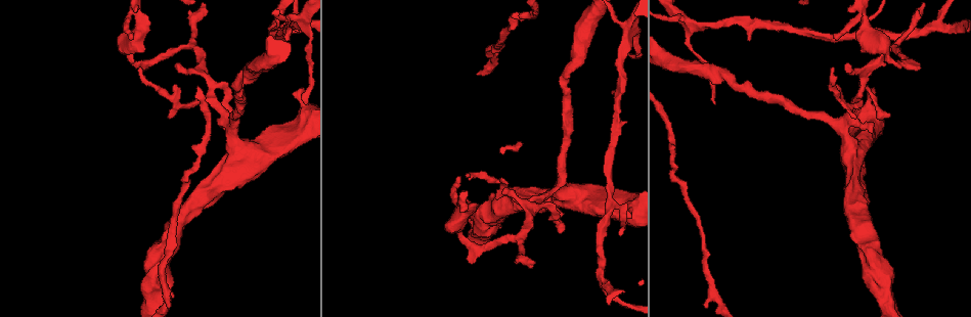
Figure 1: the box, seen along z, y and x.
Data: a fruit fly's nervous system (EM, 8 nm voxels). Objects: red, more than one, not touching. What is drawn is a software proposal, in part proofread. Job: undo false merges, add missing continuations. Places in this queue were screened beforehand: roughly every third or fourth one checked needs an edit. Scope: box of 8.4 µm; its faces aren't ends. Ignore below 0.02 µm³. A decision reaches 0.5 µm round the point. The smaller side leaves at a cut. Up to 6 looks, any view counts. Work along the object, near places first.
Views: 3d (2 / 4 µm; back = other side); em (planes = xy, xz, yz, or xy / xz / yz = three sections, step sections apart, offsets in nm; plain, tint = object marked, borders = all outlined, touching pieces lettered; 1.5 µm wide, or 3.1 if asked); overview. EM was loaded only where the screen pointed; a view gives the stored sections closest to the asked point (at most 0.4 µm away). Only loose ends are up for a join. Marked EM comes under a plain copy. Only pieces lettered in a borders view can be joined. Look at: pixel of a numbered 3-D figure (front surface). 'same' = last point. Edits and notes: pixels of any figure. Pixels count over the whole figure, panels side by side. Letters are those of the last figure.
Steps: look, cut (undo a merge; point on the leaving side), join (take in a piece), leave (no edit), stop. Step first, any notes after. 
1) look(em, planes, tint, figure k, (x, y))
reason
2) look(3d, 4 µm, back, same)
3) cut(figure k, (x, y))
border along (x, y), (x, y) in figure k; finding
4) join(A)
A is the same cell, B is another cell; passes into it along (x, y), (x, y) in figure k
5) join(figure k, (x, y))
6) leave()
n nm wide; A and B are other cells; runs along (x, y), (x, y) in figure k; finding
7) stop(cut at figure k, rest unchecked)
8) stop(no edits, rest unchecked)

look(3d, 2 µm, figure 1, (193, 47))
abrupt turn

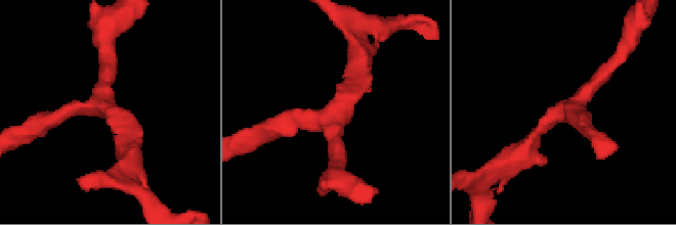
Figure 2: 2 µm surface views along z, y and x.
look(em, yz, step 4, tint, figure 2, (331, 124))
3 arms

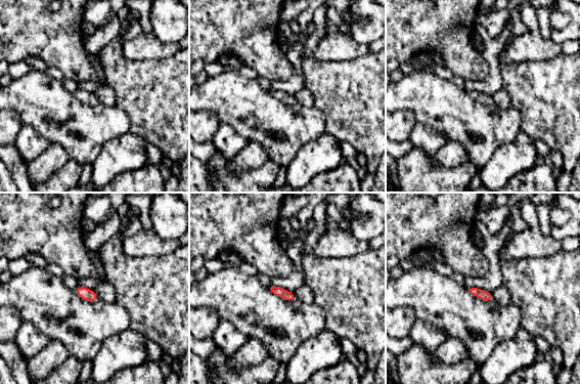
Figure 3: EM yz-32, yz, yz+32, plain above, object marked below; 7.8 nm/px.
look(em, planes, borders, same)
cut it another way

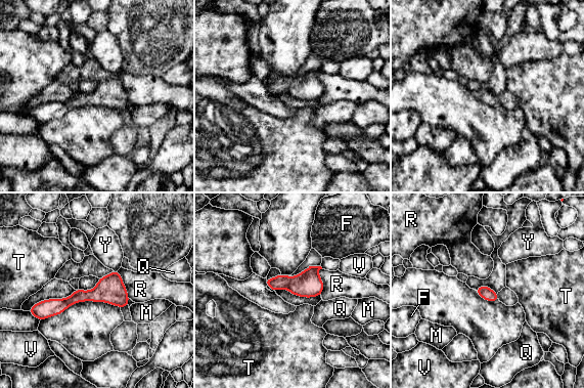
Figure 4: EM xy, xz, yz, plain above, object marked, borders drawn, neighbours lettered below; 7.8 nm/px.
leave()
100 nm wide; F, M, Q, R, T, V and Y are other cells; runs along (126, 297), (85, 295), (50, 302) in figure 4; all the same neuron

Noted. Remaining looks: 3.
look(3d, 4 µm, figure 1, (452, 229))
thick turns thin

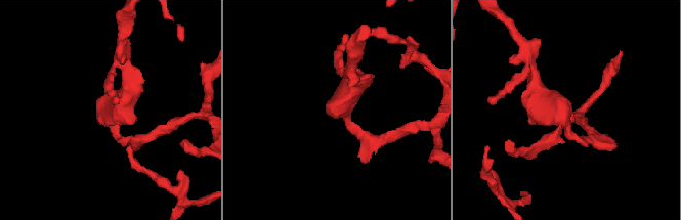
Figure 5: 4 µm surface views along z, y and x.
look(em, planes, borders, figure 5, (565, 118))
arms of 170, 340 nm

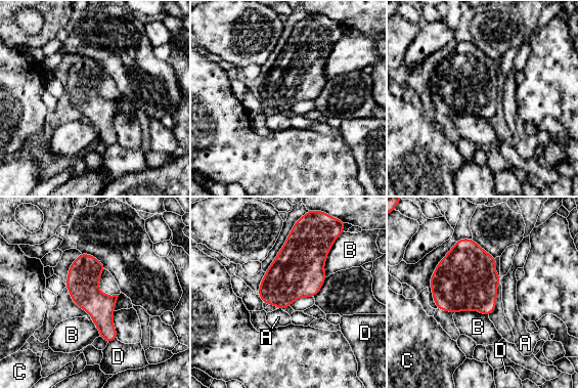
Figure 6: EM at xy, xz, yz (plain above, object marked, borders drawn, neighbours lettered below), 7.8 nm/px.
leave()
B touches over 280 nm; A, B, C and D are other cells; runs along (83, 255), (84, 292), (109, 339) in figure 6; continuous, no second neuron

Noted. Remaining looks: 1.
look(em, planes, borders, figure 1, (750, 35))
thin end

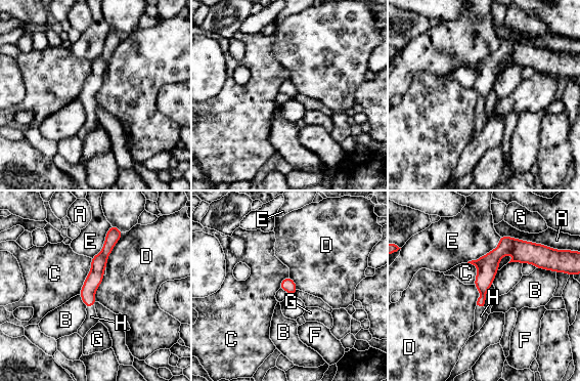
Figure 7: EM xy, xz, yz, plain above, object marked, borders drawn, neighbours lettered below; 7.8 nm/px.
join(H)
H is the same cell, A, B, C, D, E, F and G are other cells; passes into it along (94, 278), (90, 306), (91, 320) in figure 7; the neuron continues

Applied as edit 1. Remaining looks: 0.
stop(join at figure 7, rest unchecked)

